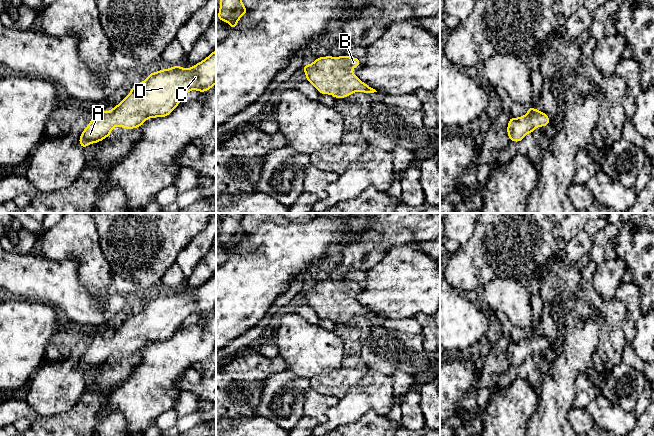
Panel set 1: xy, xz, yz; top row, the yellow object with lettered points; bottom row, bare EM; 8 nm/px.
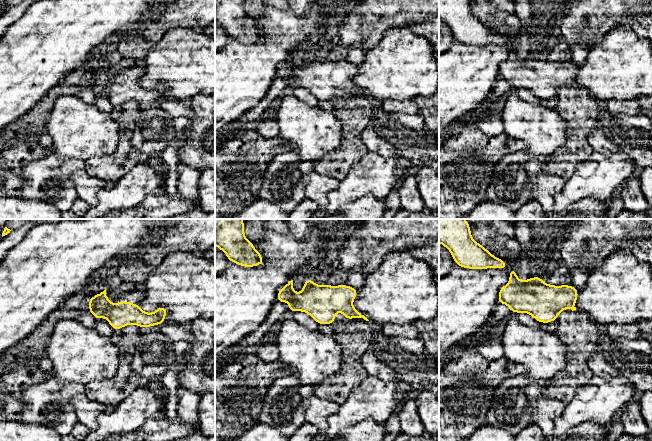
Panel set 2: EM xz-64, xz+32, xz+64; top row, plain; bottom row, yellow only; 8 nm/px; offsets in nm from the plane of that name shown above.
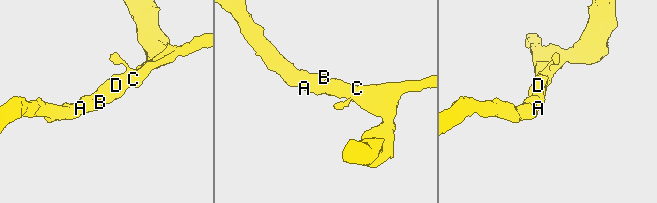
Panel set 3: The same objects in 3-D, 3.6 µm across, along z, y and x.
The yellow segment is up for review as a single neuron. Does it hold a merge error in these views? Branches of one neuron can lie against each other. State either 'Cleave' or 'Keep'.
Keep

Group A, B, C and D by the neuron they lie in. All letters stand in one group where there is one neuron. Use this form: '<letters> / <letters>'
A B C D

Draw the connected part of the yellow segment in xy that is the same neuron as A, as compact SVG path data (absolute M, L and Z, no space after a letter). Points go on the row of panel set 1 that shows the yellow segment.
M216 49L198 64L185 69L180 65L151 72L143 82L132 86L130 93L108 113L104 110L97 111L90 123L79 136L79 145L85 149L88 145L103 141L109 137L113 127L135 129L150 118L166 117L180 104L182 98L191 90L199 93L210 90L216 84Z

